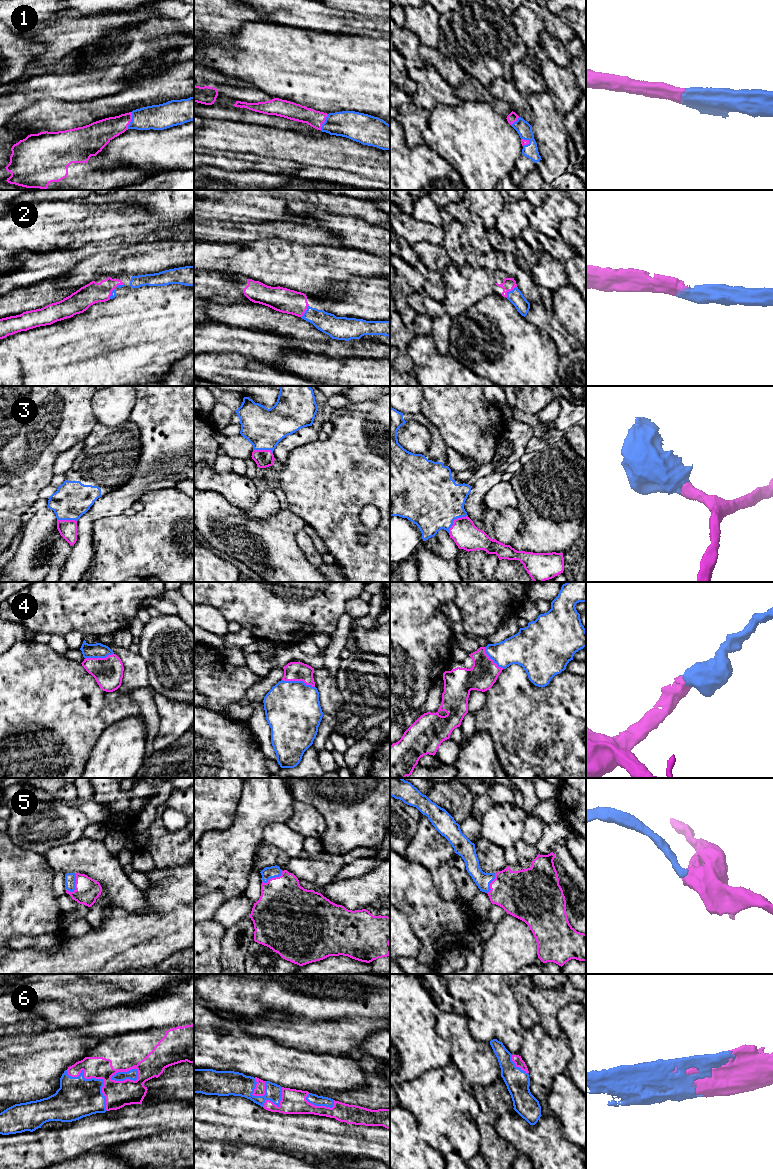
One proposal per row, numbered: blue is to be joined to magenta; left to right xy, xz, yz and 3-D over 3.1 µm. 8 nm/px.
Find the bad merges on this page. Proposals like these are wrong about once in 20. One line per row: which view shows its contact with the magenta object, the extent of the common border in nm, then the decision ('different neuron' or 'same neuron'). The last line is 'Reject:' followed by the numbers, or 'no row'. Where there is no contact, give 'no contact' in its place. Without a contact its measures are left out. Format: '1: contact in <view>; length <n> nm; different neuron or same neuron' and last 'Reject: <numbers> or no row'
1: contact in xy; length 140 nm; same neuron
2: contact in yz; length 130 nm; same neuron
3: contact in yz; length 220 nm; same neuron
4: contact in xz; length 280 nm; same neuron
5: contact in xy; length 170 nm; same neuron
6: contact in xy; length 460 nm; same neuron
Reject: no row

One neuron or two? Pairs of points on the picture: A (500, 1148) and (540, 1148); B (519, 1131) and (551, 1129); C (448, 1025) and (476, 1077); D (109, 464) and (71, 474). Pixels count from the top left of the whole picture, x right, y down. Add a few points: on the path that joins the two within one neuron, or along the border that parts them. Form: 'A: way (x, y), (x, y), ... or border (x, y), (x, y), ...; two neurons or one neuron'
A: border (498, 1133), (518, 1153); two neurons
B: way (527, 1132), (543, 1132); one neuron
C: way (461, 1038), (467, 1053), (476, 1064); one neuron
D: way (100, 467), (93, 474), (80, 474); one neuron

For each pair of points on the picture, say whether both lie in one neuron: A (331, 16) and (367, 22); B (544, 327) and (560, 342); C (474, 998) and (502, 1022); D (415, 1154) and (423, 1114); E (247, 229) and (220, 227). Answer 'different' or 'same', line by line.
A: same
B: same
C: same
D: different
E: same

